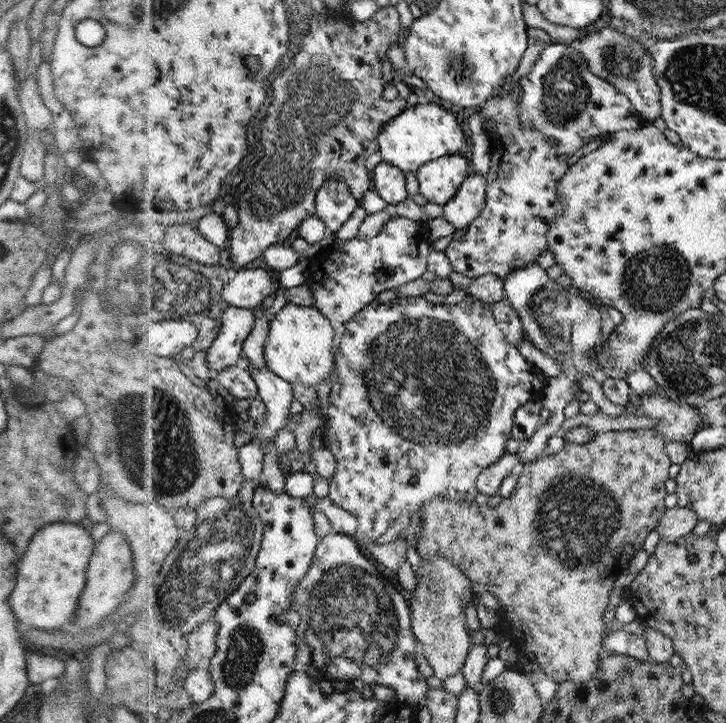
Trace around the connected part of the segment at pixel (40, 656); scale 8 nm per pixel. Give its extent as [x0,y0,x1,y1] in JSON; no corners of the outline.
[26,648,66,684]

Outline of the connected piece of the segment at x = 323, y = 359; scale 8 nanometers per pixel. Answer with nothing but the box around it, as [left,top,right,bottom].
[266,303,337,387]

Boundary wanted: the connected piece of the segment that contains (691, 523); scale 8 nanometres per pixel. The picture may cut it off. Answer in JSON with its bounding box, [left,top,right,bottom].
[656,506,697,542]

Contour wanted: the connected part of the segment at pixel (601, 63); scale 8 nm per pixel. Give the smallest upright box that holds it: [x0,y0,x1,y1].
[568,25,661,122]

